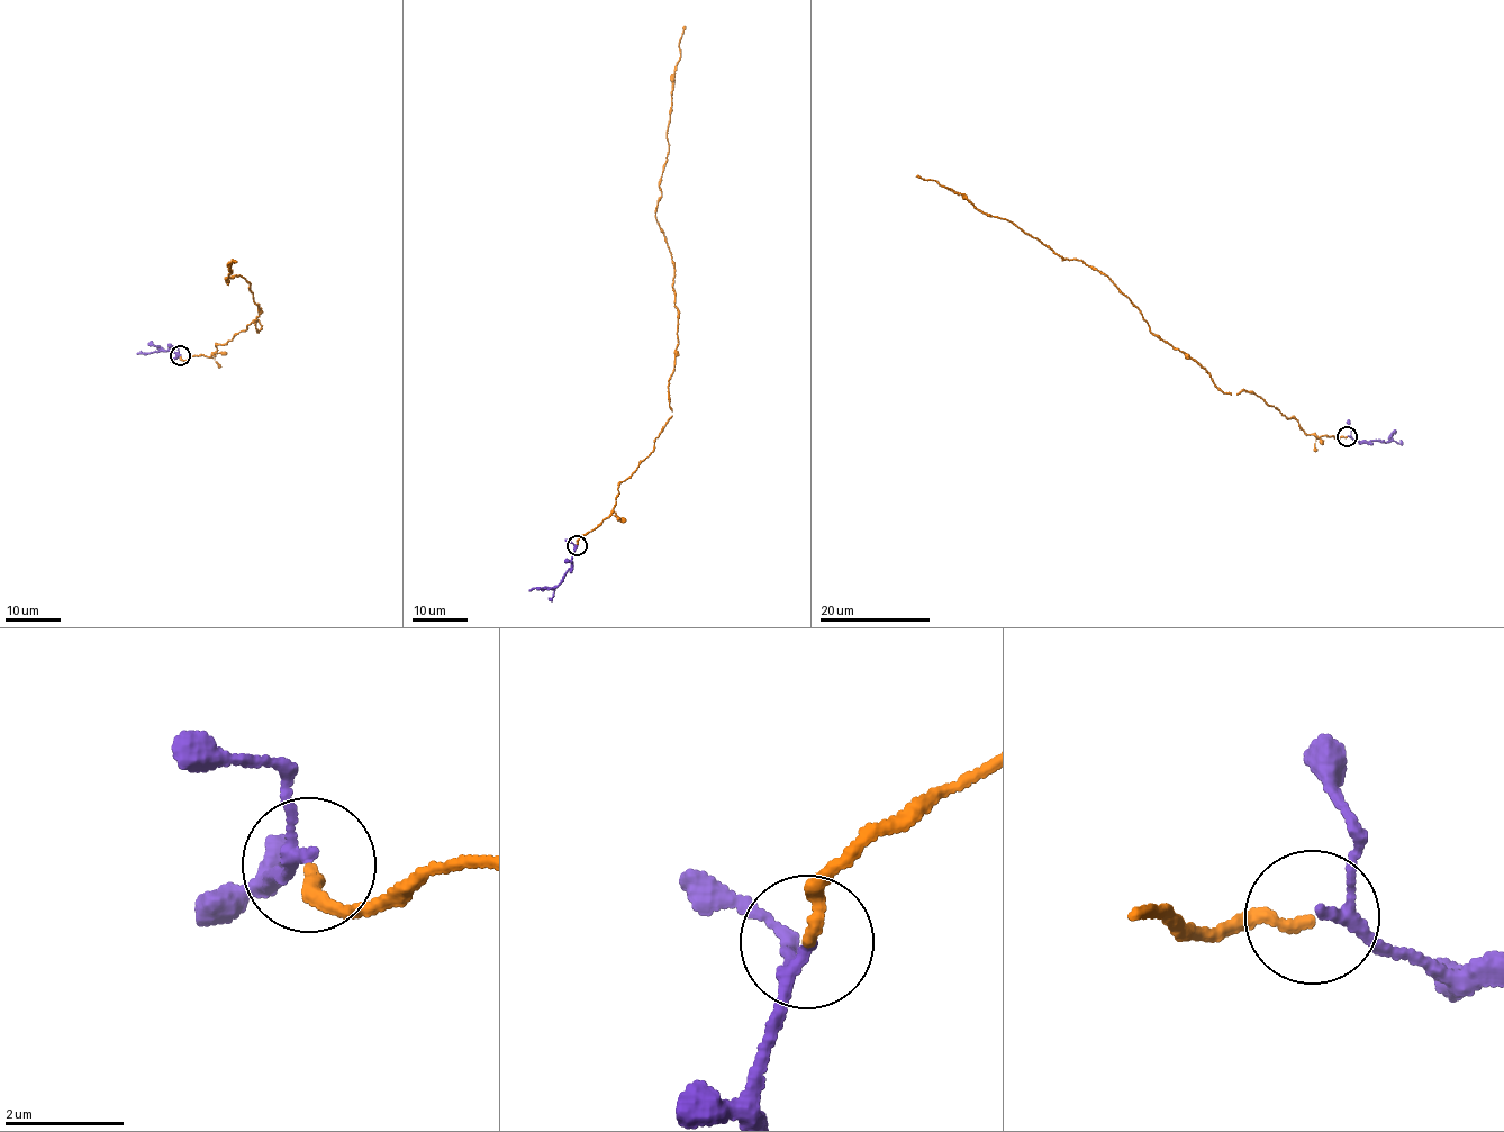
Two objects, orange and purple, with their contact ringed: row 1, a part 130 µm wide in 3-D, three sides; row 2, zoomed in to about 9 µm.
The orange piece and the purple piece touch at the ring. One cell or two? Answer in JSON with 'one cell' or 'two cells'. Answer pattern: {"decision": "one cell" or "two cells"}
{"decision": "one cell"}

